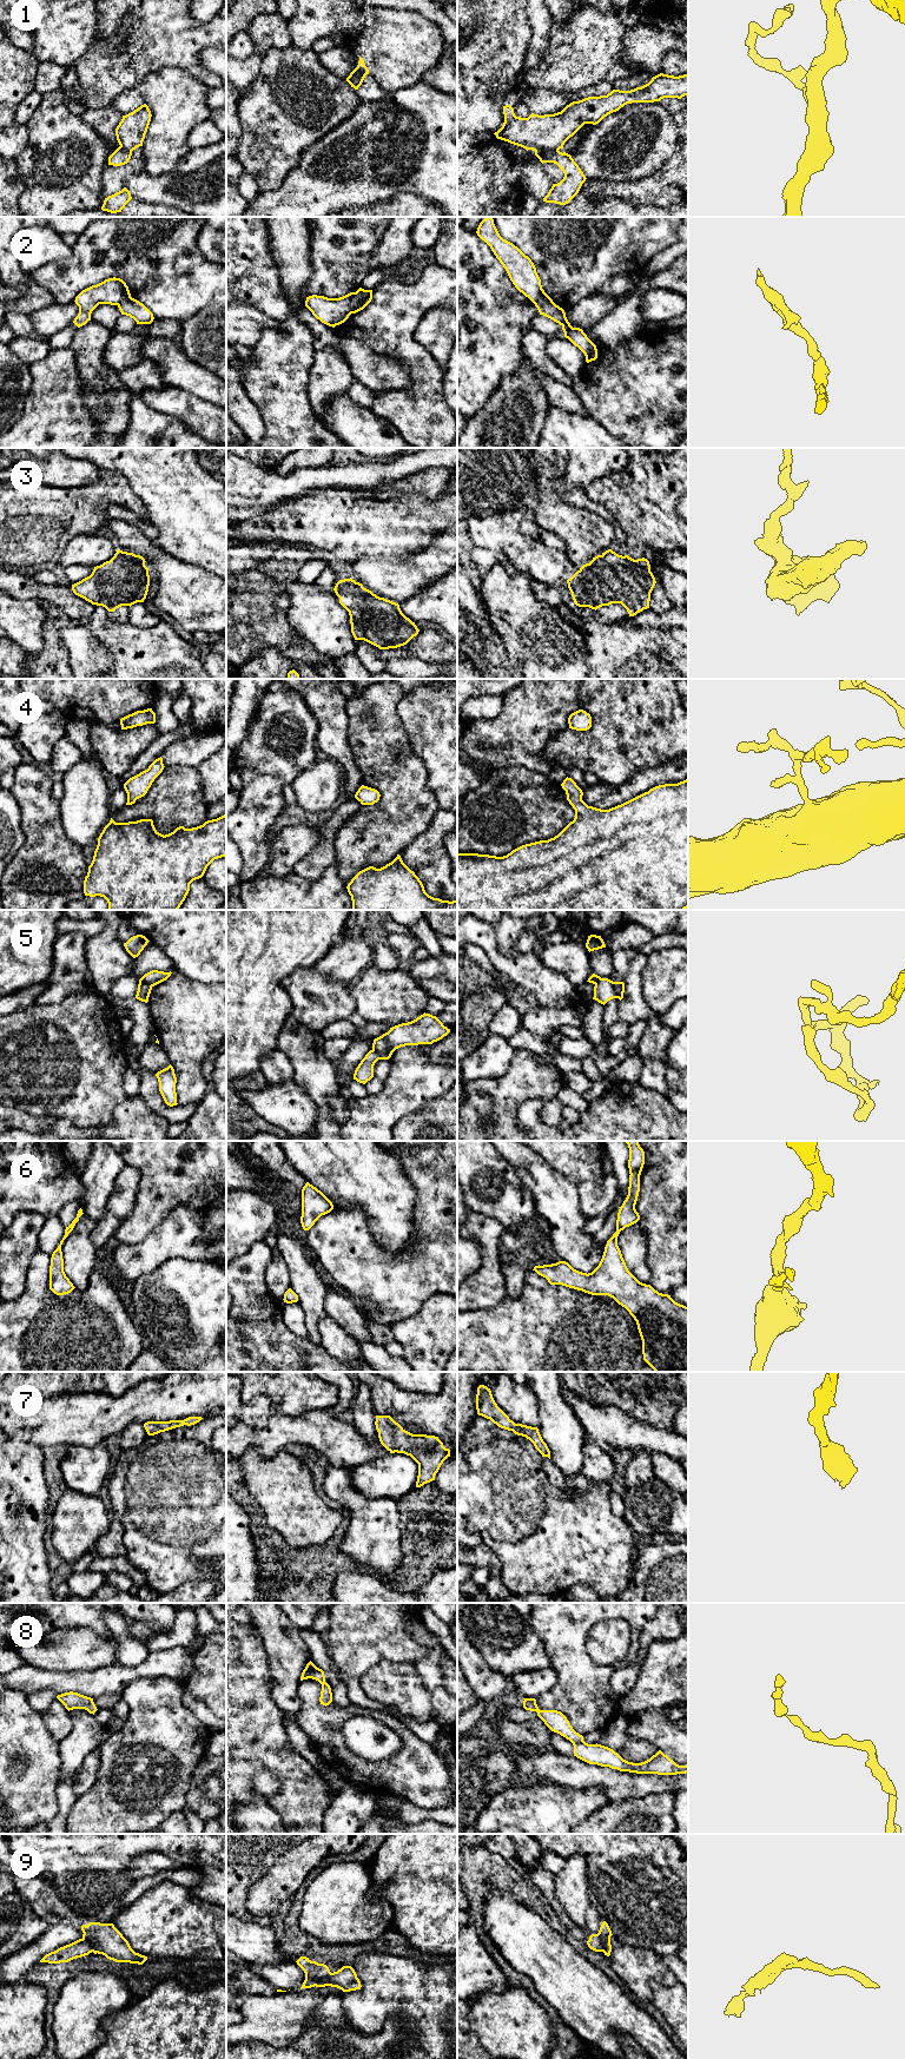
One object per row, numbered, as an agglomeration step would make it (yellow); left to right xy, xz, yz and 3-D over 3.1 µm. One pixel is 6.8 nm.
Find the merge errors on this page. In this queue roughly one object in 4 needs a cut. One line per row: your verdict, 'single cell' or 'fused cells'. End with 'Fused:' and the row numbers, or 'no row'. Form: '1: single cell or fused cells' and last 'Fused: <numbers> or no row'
1: fused cells
2: fused cells
3: single cell
4: single cell
5: fused cells
6: single cell
7: single cell
8: single cell
9: fused cells
Fused: 1, 2, 5, 9

